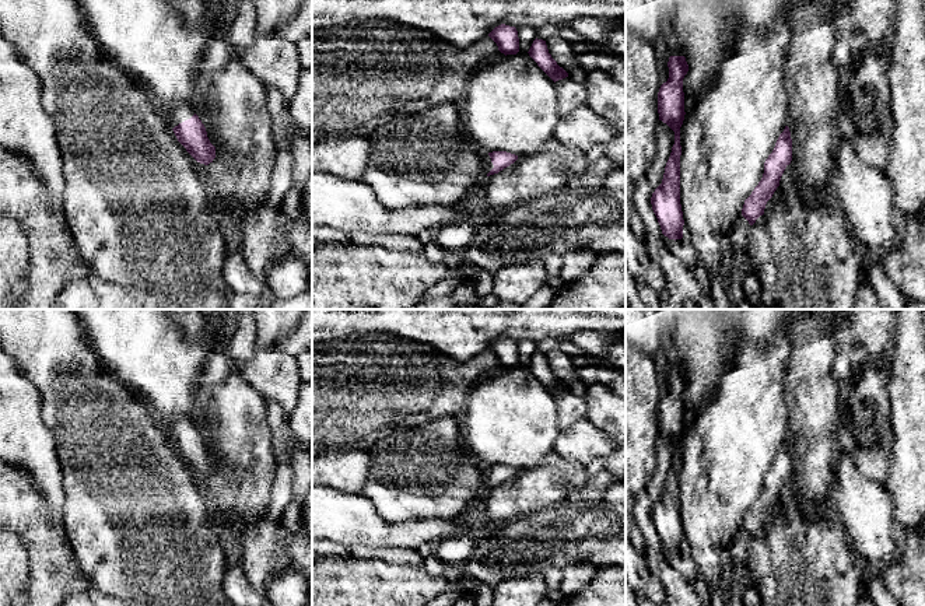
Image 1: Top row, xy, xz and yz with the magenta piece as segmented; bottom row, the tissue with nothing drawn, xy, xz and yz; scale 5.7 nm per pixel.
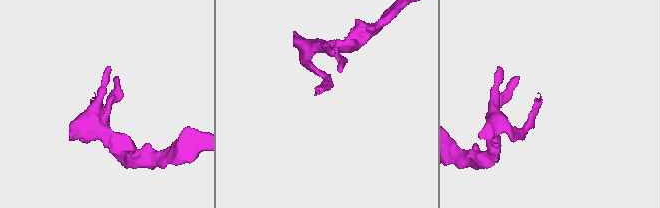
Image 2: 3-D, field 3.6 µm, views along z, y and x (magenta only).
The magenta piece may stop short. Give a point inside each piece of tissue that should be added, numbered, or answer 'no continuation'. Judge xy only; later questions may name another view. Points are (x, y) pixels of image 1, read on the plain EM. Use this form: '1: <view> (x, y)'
1: xy (179, 426)

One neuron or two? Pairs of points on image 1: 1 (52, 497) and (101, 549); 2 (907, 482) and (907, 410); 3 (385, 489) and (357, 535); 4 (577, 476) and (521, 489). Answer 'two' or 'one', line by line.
1: two
2: one
3: two
4: one

